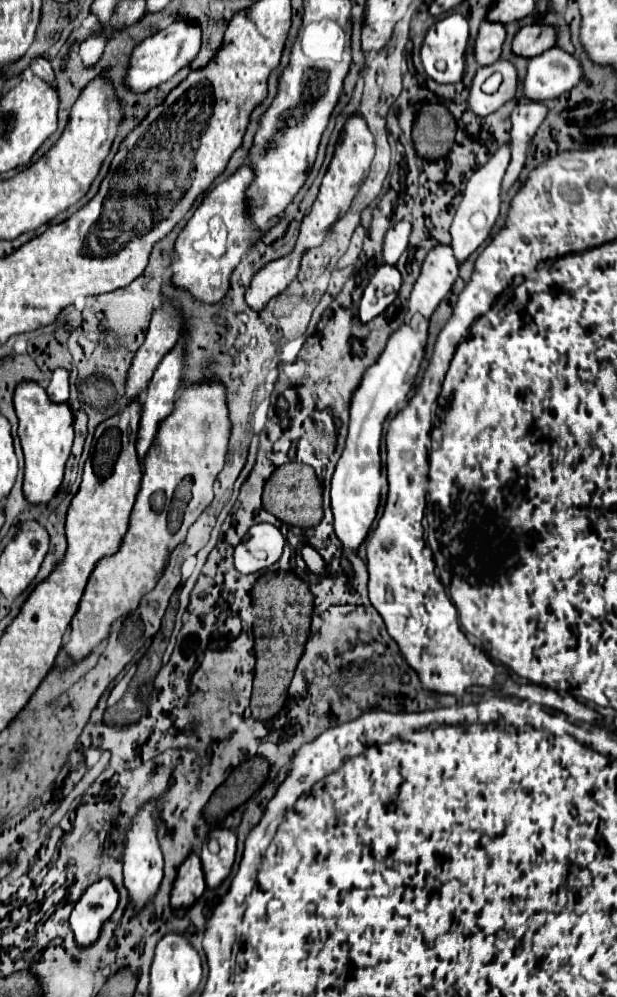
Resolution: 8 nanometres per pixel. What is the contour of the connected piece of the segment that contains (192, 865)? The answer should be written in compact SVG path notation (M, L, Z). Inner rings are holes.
M191 853L183 865L179 865L177 879L171 891L171 905L173 909L191 907L205 891L205 877L201 869L201 861L197 853Z

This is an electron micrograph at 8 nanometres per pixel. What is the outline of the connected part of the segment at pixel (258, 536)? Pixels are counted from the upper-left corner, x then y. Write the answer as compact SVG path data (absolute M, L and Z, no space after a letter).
M271 523L253 525L235 547L235 569L241 573L263 573L279 561L285 539Z

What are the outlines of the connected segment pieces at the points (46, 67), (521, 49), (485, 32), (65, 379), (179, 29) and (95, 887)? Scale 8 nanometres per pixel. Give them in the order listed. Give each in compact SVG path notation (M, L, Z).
M39 57L39 59L31 65L31 69L33 69L33 73L35 73L39 79L43 79L45 83L49 83L49 85L53 85L53 83L55 83L55 75L53 75L51 63L49 63L47 59Z
M527 25L517 31L511 43L511 51L519 57L535 57L555 45L555 29L541 25Z
M489 21L481 23L473 45L477 65L479 67L493 65L501 55L503 41L505 41L505 25L489 25Z
M55 369L51 383L47 387L47 395L55 403L65 403L69 399L69 373L65 369Z
M175 21L167 29L143 39L129 55L129 69L123 79L125 87L133 93L145 93L153 87L159 87L163 81L171 79L183 65L189 65L193 57L199 53L201 33L199 27L187 21Z
M99 879L83 893L71 911L71 929L79 945L91 945L99 937L101 927L115 911L117 901L119 893L111 879Z

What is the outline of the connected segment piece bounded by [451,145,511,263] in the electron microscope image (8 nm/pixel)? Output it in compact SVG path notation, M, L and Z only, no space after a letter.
M503 145L467 181L465 197L463 197L463 201L461 201L461 205L457 209L457 215L453 219L453 225L451 225L451 237L453 237L451 247L453 247L455 257L457 257L459 263L465 261L489 237L491 227L495 225L495 219L499 217L499 209L501 209L501 183L503 183L503 175L507 171L509 161L511 161L511 149L509 149L509 145Z

